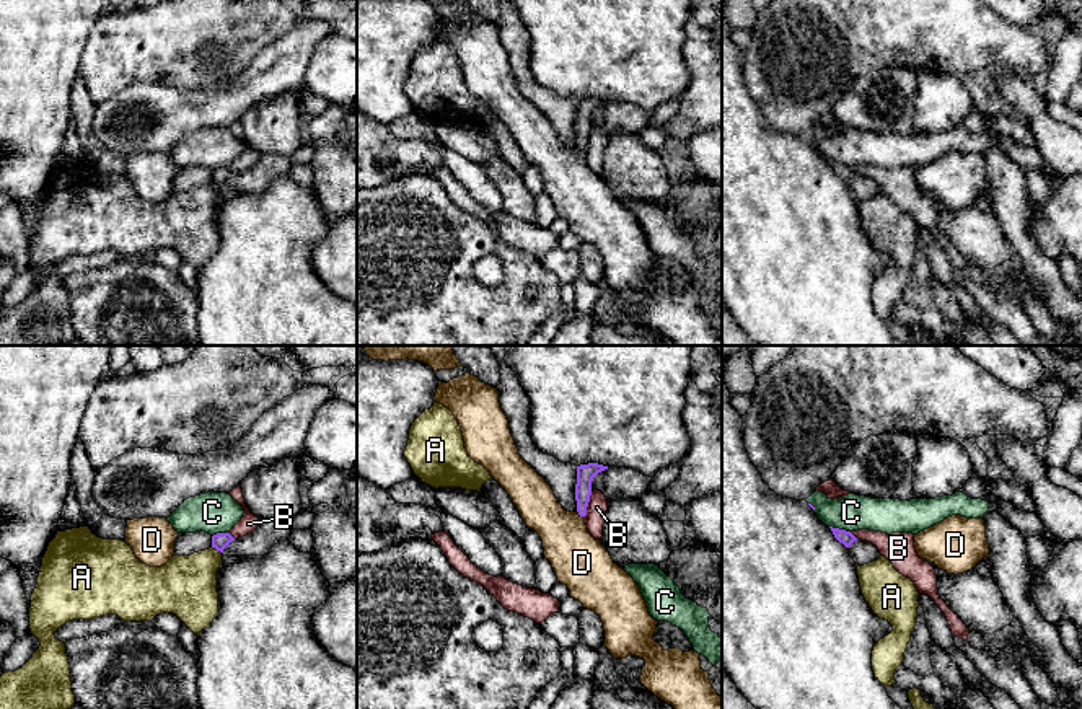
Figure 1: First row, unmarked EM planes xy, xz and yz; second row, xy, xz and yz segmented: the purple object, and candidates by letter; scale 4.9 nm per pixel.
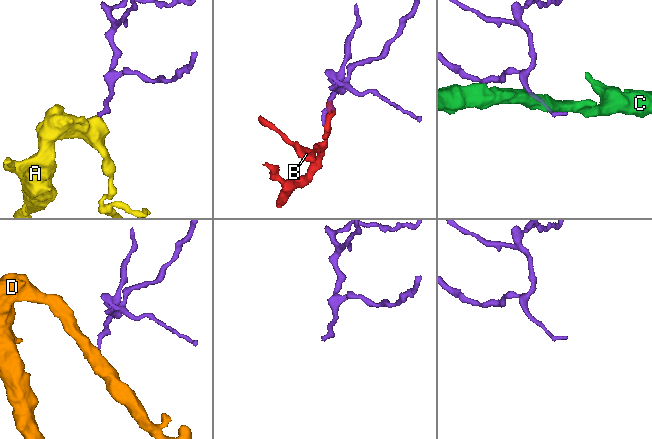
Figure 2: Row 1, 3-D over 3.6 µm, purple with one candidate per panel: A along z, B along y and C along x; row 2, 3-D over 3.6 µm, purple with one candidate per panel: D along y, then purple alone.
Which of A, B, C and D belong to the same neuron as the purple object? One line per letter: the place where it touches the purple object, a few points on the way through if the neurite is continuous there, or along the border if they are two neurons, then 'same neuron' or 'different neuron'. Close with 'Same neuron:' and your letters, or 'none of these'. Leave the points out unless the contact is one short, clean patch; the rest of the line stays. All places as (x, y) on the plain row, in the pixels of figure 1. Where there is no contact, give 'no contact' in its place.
A: contact xy (217, 184); border xy (212, 181), (220, 188); different neuron
B: contact xz (587, 139); different neuron
C: contact yz (840, 165); border yz (830, 160), (849, 167); different neuron
D: contact xz (579, 149); border xz (577, 145), (582, 152); different neuron
Same neuron: none of these

